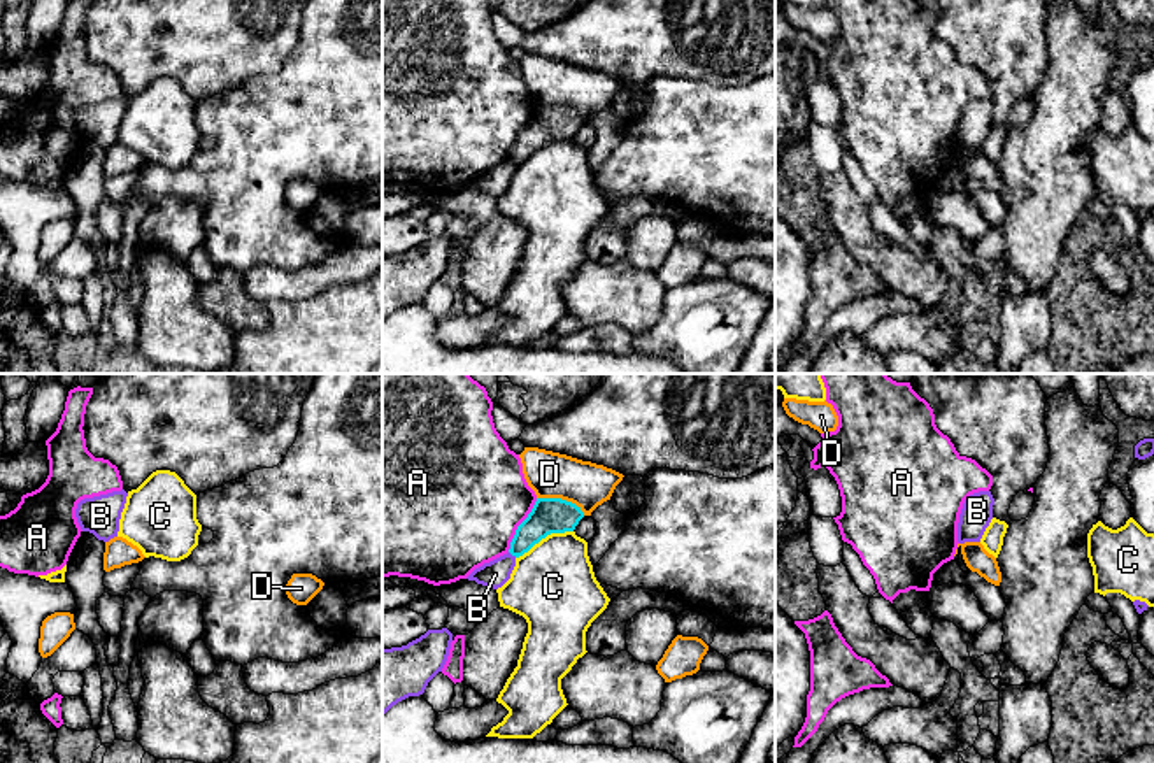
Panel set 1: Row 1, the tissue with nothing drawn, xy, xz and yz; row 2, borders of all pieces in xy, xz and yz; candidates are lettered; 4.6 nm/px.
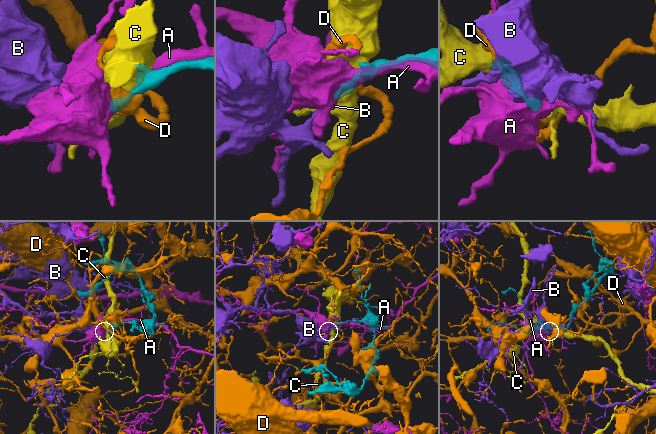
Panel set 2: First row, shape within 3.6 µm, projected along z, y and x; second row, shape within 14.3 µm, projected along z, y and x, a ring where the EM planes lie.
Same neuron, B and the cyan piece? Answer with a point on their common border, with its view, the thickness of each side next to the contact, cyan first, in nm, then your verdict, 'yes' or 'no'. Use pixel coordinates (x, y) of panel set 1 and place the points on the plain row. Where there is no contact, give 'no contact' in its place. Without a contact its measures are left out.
contact xz (512, 162); calibres 160 and 120 nm; no

